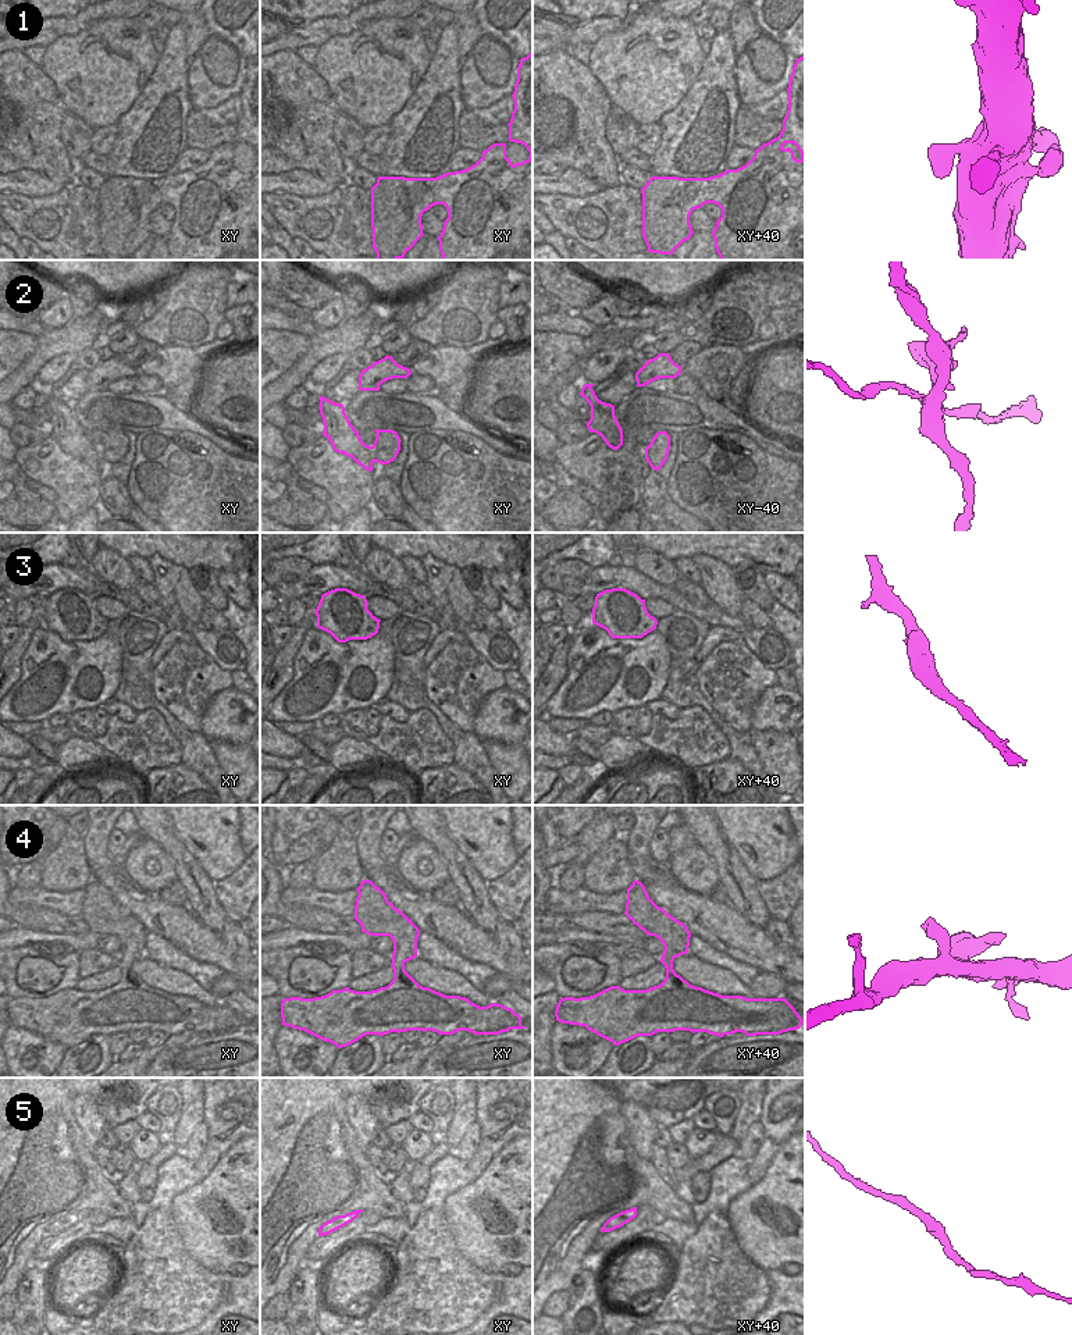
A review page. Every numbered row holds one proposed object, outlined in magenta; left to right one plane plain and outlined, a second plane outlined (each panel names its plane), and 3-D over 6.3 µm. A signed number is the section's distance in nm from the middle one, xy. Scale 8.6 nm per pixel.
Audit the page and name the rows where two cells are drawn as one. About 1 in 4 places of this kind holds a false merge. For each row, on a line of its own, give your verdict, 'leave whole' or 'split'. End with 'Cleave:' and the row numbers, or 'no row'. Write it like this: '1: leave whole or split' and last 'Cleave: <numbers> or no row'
1: leave whole
2: split
3: split
4: leave whole
5: leave whole
Cleave: 2, 3

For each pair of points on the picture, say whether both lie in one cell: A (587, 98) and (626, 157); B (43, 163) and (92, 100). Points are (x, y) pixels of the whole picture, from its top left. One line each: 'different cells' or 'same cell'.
A: different cells
B: different cells

